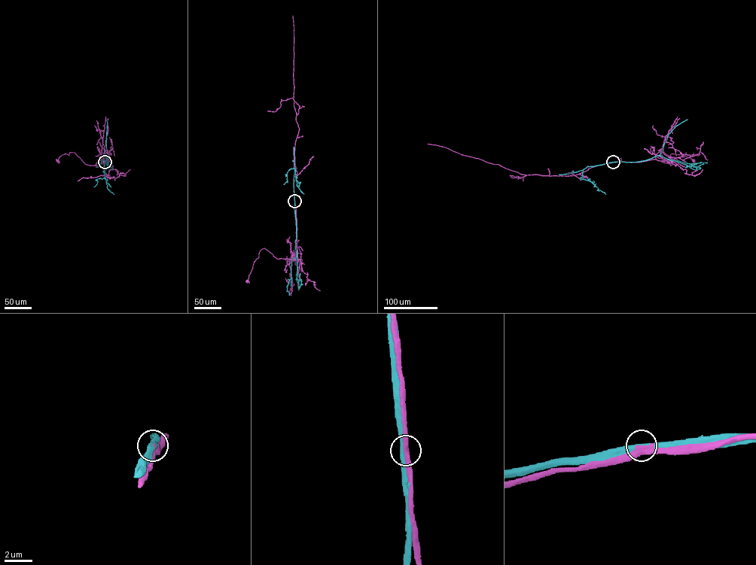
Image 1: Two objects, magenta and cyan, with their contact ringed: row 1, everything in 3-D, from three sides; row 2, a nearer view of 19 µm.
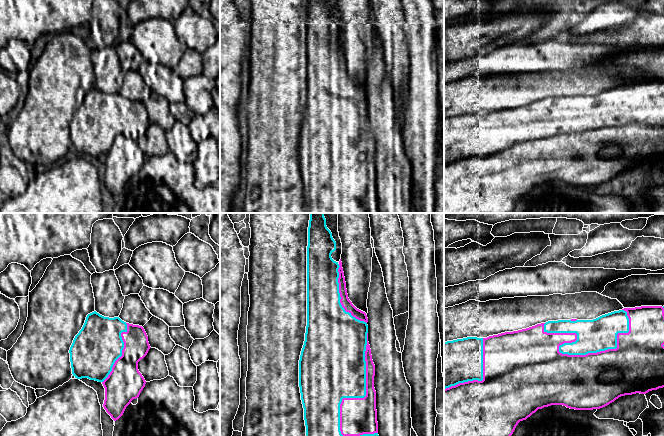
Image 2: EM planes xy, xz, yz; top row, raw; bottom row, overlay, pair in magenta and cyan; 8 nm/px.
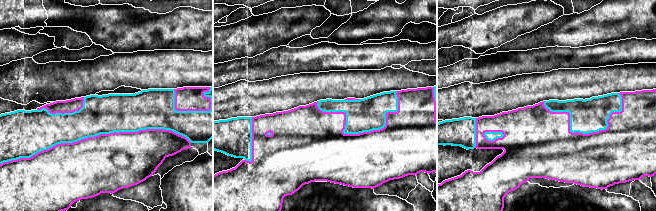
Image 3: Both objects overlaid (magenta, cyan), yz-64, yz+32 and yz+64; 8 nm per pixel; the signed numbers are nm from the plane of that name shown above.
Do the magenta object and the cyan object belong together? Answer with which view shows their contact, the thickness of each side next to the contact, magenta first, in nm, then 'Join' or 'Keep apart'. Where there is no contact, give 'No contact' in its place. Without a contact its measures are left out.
Touches magenta in yz. Thickness 440 nm (magenta) against 260 nm. Keep apart

